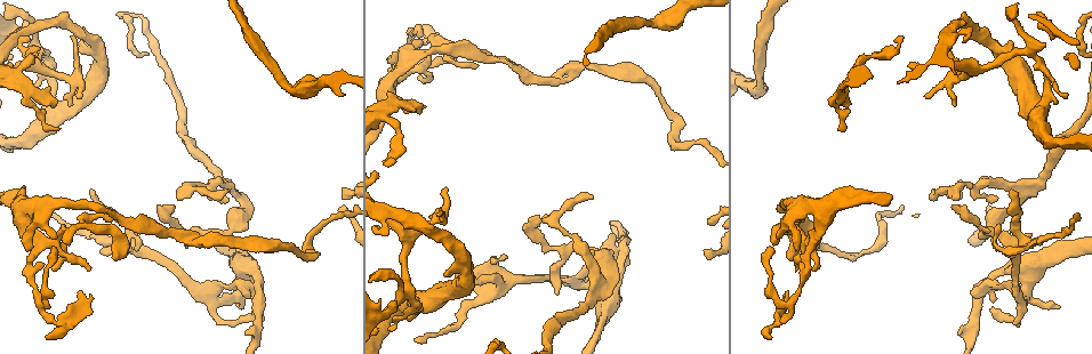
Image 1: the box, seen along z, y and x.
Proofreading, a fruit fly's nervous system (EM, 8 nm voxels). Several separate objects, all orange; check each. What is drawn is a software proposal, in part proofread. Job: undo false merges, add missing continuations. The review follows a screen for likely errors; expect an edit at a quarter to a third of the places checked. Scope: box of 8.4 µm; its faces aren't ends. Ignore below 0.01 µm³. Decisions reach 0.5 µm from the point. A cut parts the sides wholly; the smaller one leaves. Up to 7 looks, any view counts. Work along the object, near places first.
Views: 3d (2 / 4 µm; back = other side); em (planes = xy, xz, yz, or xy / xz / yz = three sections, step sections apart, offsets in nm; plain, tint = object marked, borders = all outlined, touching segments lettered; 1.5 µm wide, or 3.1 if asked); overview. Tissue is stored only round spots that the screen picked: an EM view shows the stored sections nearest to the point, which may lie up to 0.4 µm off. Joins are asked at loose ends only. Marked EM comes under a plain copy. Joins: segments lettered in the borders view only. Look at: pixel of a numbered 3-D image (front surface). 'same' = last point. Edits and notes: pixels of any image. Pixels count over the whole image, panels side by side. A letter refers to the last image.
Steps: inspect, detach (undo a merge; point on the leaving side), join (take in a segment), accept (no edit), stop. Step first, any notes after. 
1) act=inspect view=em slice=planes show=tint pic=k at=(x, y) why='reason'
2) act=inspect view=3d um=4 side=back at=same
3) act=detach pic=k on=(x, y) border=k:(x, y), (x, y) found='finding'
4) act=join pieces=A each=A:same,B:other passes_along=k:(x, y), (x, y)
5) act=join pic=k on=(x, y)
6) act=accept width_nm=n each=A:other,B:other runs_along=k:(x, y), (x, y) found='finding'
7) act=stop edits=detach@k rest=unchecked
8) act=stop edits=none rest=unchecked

act=inspect view=em slice=planes show=borders pic=1 at=(455, 275) why='tapers out'

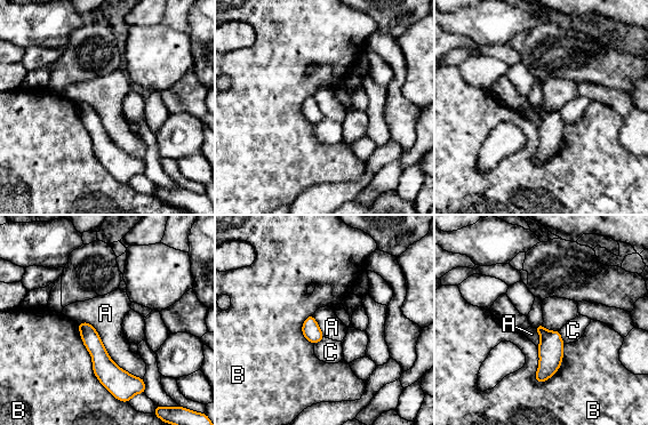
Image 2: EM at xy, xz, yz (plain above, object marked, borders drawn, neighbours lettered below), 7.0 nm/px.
act=accept width_nm=110 each=A:other,B:other,C:other runs_along=2:(84, 325), (111, 384) found='none of them fits'

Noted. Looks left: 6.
act=inspect view=3d um=4 pic=1 at=(996, 200) why='free end'

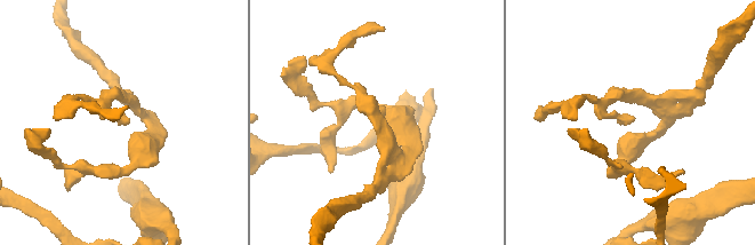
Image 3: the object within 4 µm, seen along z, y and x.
act=inspect view=em slice=yz step=8 show=tint pic=3 at=(121, 118) why='now the EM'

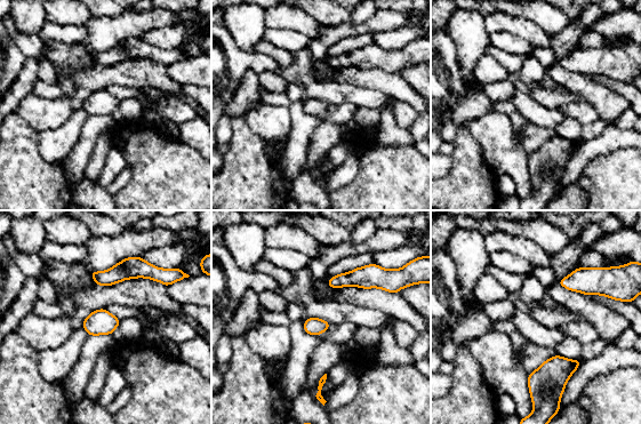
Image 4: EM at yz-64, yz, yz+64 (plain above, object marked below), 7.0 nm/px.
act=inspect view=em slice=yz step=8 show=borders at=same why='what lies round it'

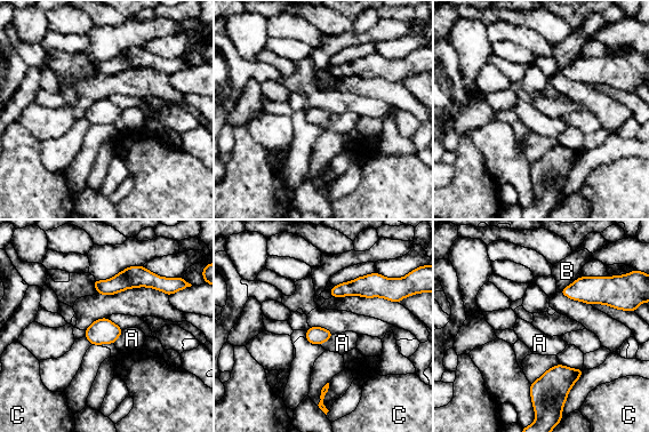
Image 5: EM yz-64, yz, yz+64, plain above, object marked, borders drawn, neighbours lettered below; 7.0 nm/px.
act=accept width_nm=130 longest_contact=B:220nm each=A:other,B:other,C:other found='none of them fits'

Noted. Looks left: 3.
act=inspect view=em slice=planes show=borders pic=1 at=(239, 306) why='an open end'

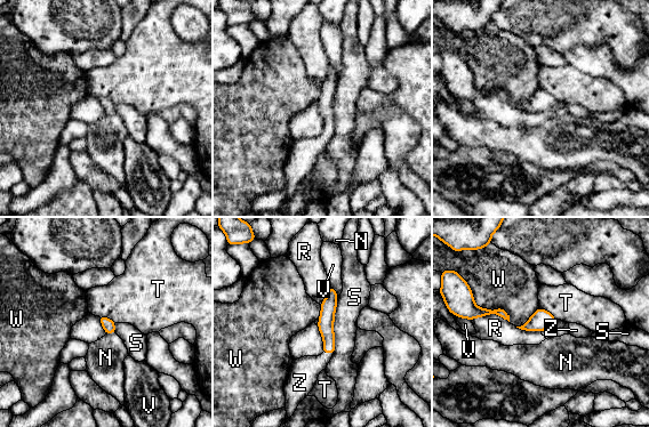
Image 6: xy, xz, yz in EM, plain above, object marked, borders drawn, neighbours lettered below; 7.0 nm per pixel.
act=join pieces=Z width_nm=90 each=N:other,R:other,S:other,T:other,V:other,W:other,Z:same passes_along=6:(326, 320), (328, 353), (304, 371) found='it goes on there'

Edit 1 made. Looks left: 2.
act=stop edits=join@6 rest=unchecked

